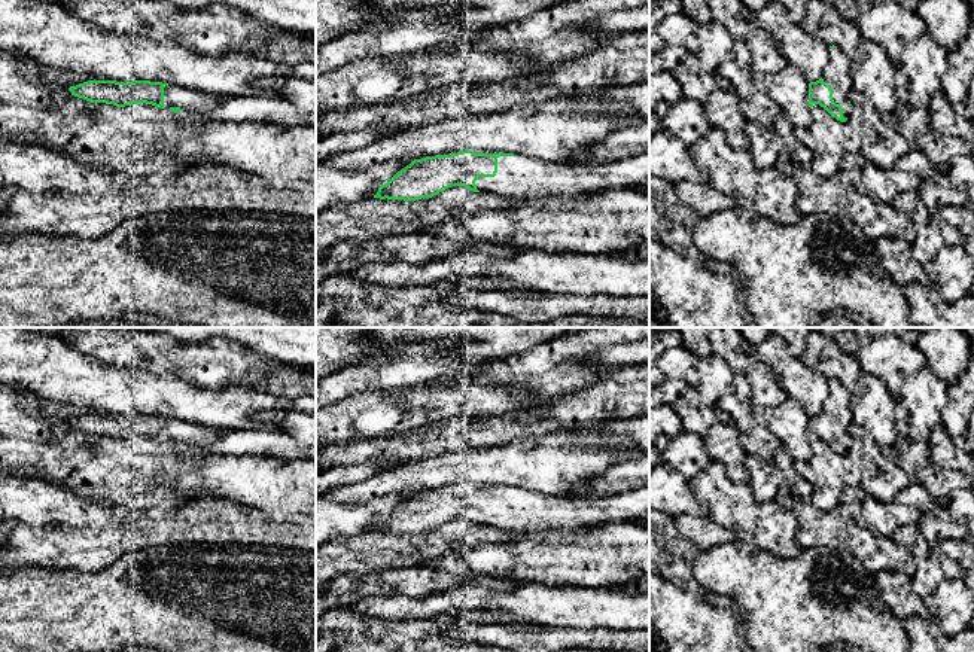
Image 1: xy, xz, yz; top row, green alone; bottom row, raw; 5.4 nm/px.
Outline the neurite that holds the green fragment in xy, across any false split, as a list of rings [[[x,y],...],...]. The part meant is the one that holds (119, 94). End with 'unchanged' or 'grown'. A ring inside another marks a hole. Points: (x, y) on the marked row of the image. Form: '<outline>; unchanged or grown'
[[[88,80],[70,86],[69,91],[89,103],[116,107],[146,103],[159,109],[167,107],[174,113],[179,110],[206,113],[214,106],[214,95],[210,92],[150,80]]]; grown

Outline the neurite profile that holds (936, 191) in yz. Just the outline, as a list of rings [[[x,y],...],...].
[[[916,146],[900,158],[895,168],[914,173],[920,179],[917,194],[932,216],[943,207],[961,207],[968,202],[965,194],[955,189],[947,174],[938,171]]]

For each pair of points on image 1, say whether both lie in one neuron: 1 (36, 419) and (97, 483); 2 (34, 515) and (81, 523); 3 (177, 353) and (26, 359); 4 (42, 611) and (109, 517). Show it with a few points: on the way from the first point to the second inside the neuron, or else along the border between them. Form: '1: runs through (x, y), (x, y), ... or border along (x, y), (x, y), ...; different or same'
1: border along (70, 427), (60, 429), (54, 439), (20, 438); different
2: runs through (46, 517), (69, 523); same
3: border along (64, 343), (96, 356), (104, 363), (127, 369); different
4: border along (37, 566), (61, 570), (100, 570), (106, 567); different

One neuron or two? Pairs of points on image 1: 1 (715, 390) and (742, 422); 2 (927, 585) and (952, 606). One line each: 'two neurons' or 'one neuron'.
1: two neurons
2: two neurons

